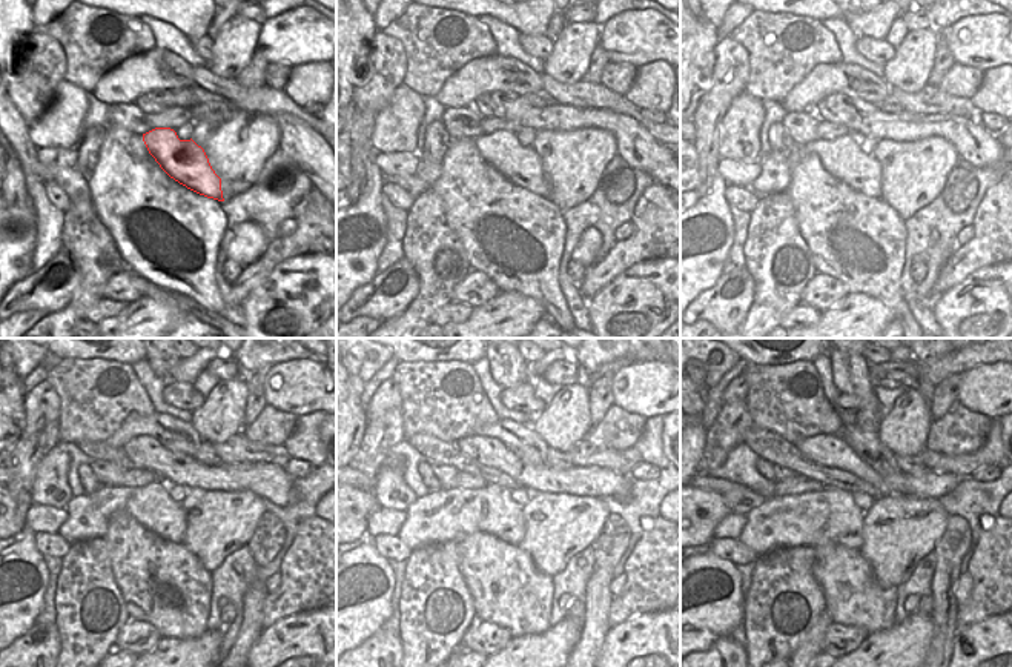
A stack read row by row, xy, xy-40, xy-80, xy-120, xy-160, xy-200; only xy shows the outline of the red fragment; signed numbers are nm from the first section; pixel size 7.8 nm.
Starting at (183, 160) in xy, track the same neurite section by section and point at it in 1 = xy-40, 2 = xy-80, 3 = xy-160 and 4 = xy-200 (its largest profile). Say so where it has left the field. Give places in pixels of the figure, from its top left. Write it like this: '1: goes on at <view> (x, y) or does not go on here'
1: goes on at xy-40 (521, 165)
2: goes on at xy-80 (842, 157)
3: goes on at xy-160 (447, 515)
4: goes on at xy-200 (819, 517)

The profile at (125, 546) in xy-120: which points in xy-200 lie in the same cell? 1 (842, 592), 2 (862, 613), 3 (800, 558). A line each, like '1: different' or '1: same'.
1: same
2: same
3: different

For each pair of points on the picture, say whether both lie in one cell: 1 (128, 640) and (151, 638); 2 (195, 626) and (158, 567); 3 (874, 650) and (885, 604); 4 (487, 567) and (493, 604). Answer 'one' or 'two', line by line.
1: one
2: one
3: two
4: one

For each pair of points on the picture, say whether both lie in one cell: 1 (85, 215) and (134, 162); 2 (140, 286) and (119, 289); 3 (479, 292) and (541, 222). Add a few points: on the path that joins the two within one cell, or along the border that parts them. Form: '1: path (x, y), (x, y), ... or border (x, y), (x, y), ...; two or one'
1: border (91, 197), (99, 220), (112, 237); two
2: path (135, 286), (123, 288); one
3: border (472, 268), (484, 272), (501, 291); two

